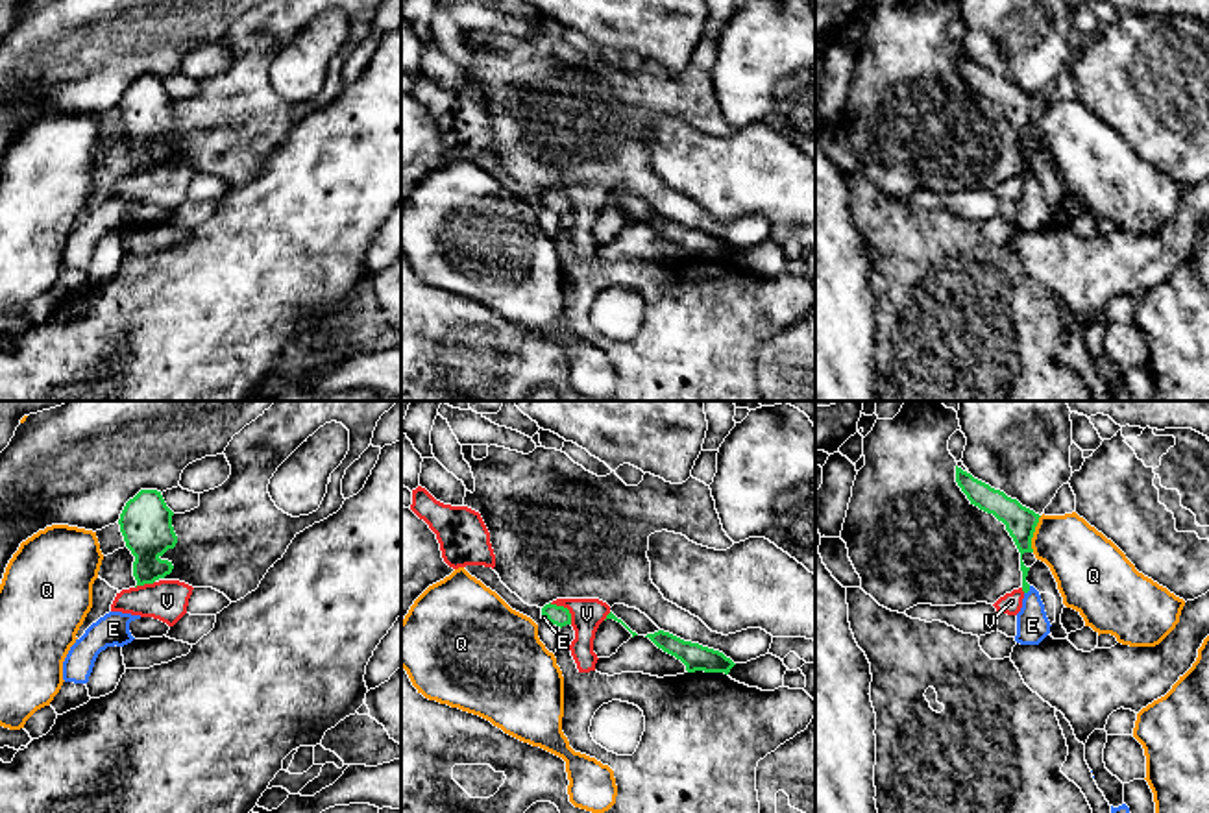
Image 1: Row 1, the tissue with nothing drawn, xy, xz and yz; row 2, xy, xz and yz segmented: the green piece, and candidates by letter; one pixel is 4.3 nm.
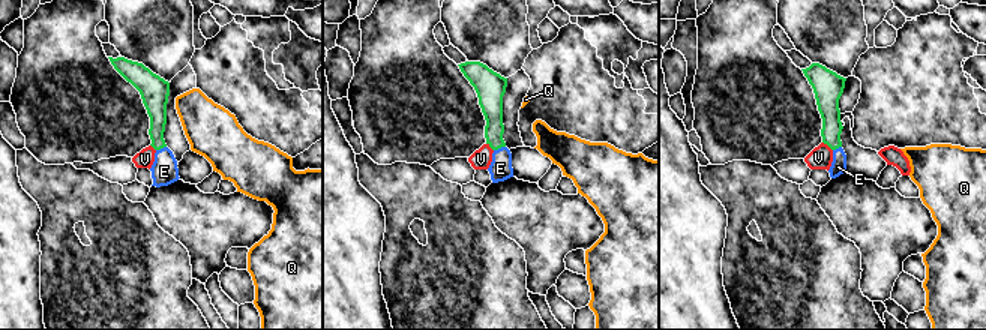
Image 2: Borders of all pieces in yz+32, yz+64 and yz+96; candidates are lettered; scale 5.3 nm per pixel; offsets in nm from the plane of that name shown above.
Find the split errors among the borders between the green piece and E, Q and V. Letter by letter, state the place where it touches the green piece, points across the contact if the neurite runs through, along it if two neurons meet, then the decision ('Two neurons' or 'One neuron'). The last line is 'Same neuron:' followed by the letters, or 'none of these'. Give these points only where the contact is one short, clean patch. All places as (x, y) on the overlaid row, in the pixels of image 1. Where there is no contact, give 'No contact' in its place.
E: Touches green at yz (1028, 590). Path across: yz (1023, 533), (1021, 564), (1028, 590), (1032, 625). One neuron
Q: Touches green at yz (1032, 534). Boundary: yz (1041, 516), (1032, 538), (1032, 551). Two neurons
V: Touches green at xz (566, 608). Boundary: xz (549, 603), (562, 605), (572, 623). Two neurons
Same neuron: E

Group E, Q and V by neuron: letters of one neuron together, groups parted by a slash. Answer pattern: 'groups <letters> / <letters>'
groups E / Q / V

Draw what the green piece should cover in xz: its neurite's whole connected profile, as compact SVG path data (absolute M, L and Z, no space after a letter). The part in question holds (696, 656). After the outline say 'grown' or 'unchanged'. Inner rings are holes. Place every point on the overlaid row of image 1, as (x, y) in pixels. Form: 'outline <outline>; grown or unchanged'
outline M658 630L654 634L647 634L658 649L675 656L686 665L688 673L704 671L704 673L725 673L736 665L723 652L702 647L699 643L684 641L669 632Z; unchanged

